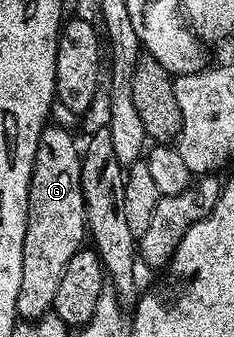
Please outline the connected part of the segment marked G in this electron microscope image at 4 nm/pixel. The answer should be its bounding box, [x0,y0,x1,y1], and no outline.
[16,123,87,318]

